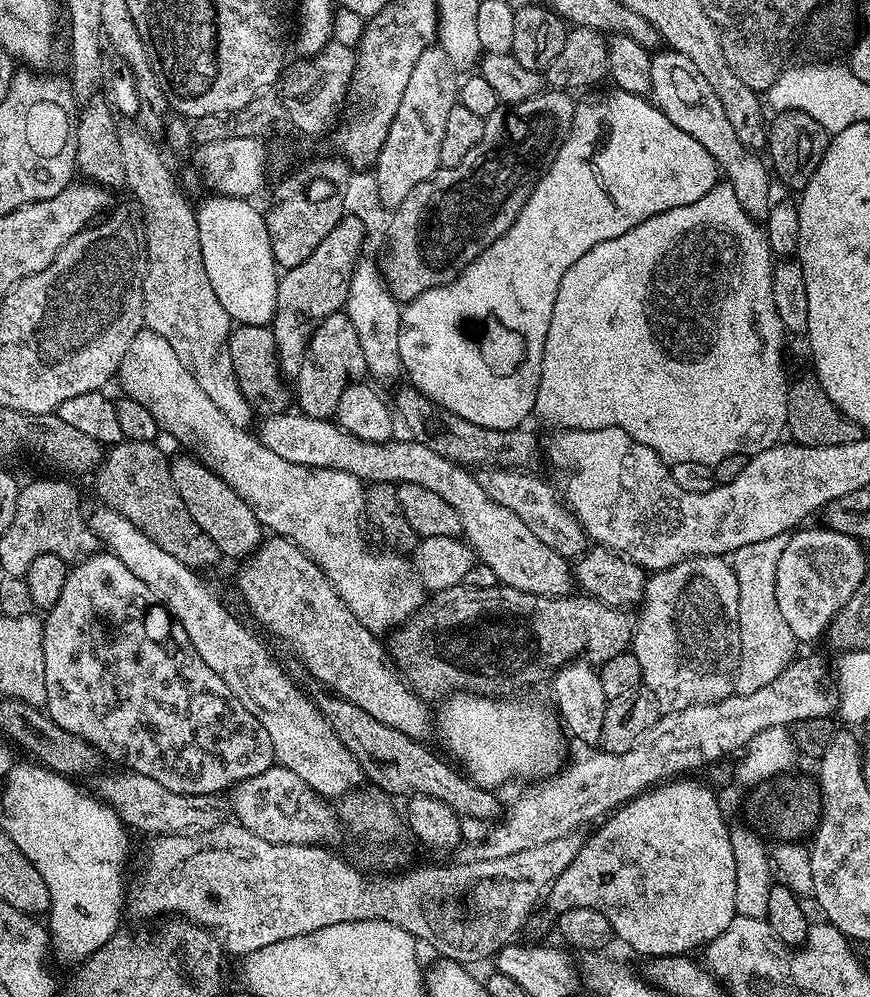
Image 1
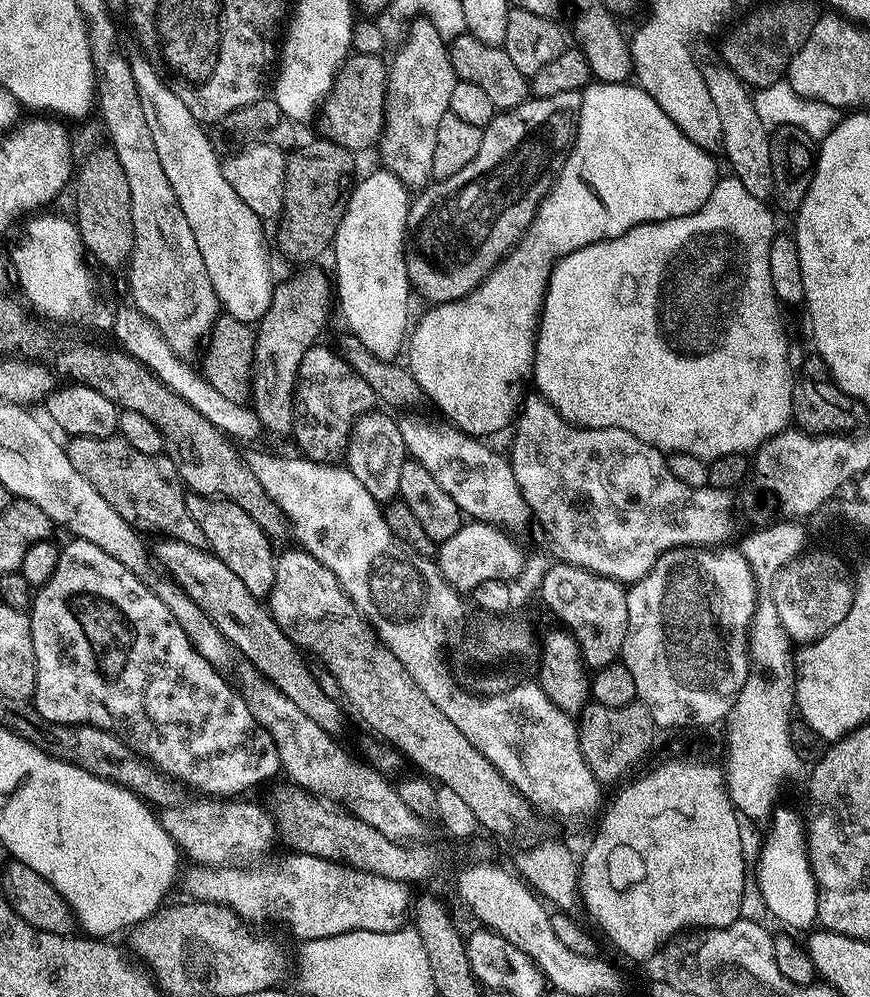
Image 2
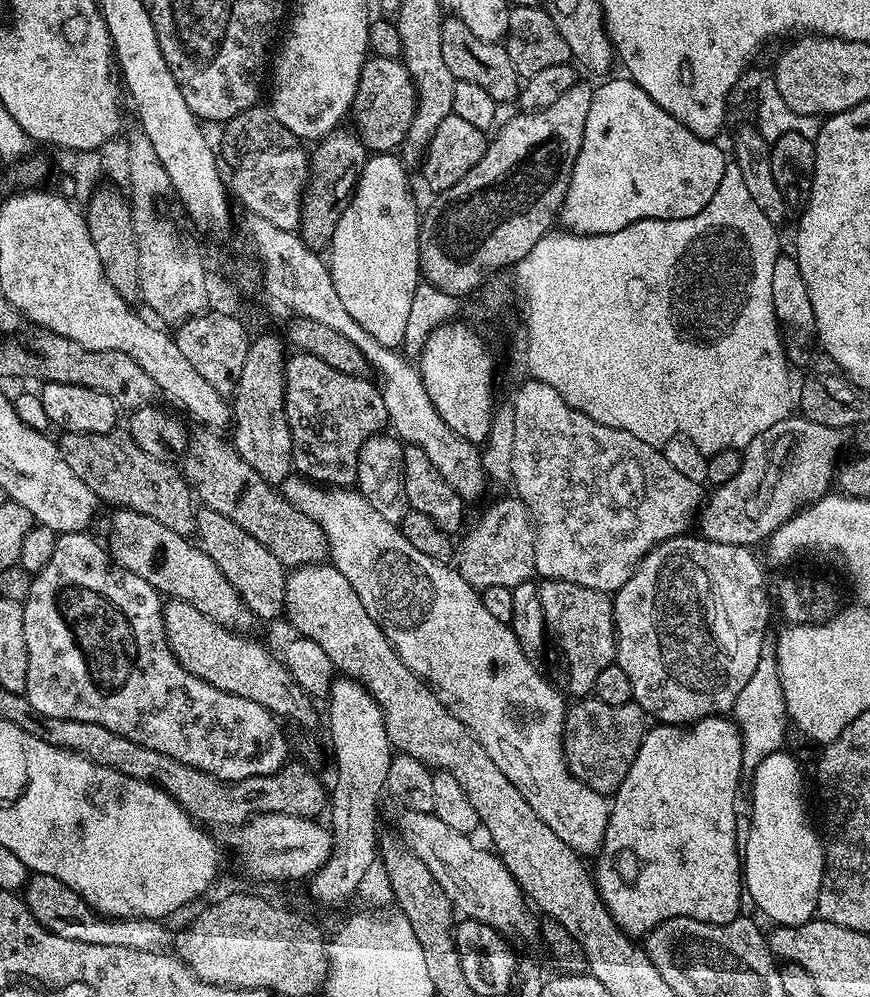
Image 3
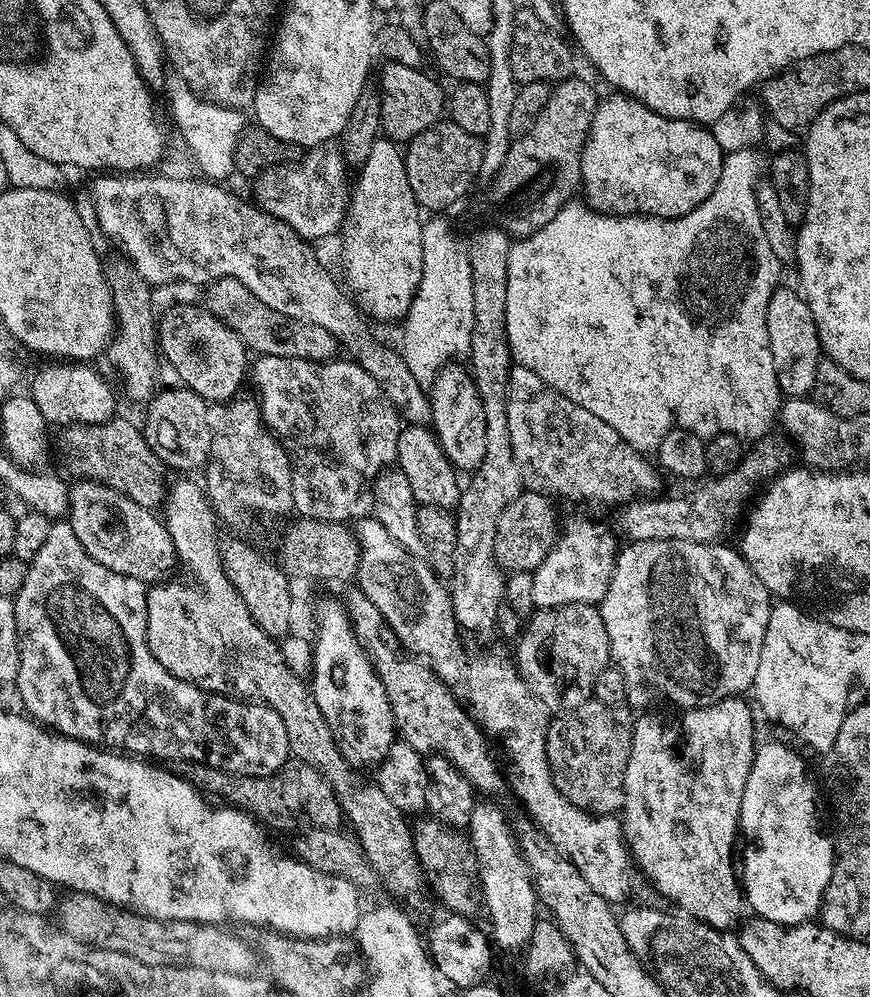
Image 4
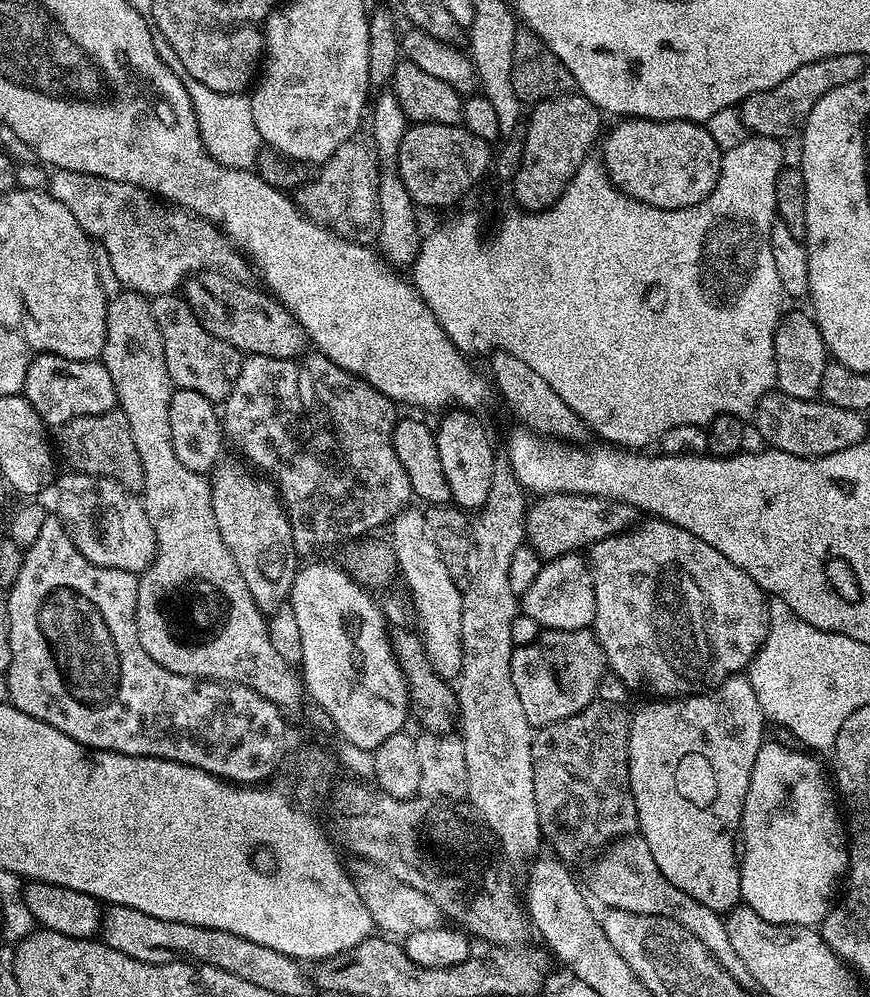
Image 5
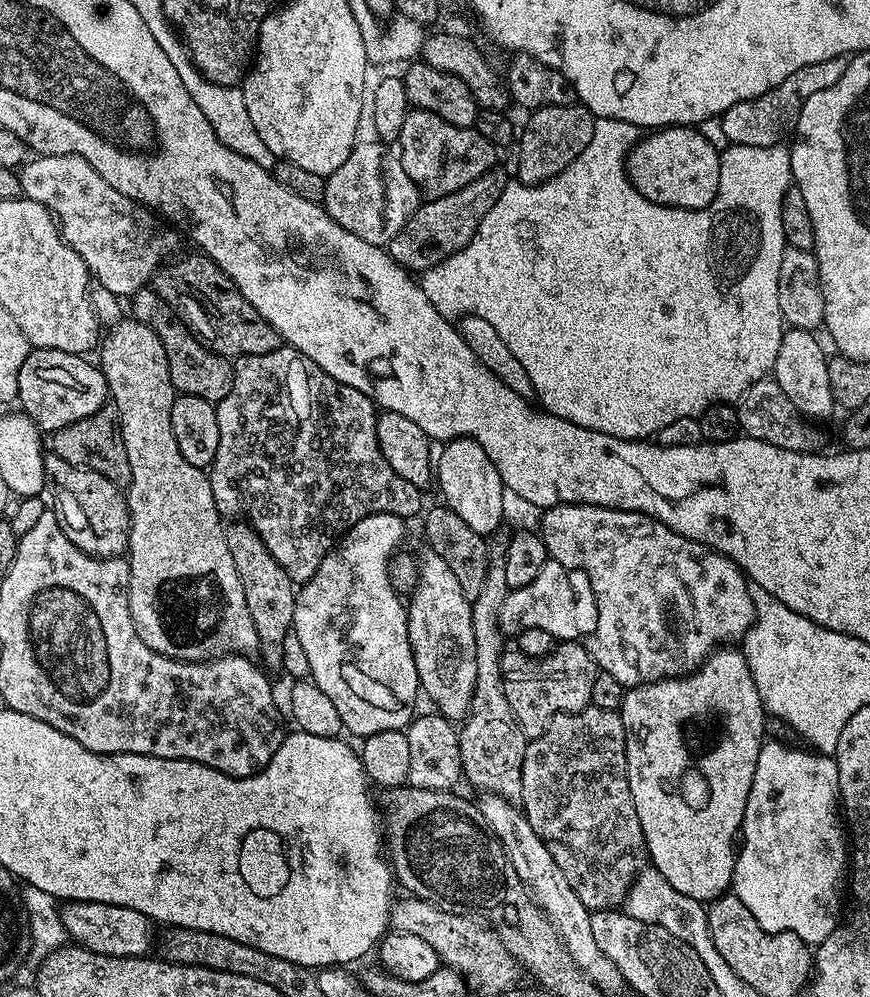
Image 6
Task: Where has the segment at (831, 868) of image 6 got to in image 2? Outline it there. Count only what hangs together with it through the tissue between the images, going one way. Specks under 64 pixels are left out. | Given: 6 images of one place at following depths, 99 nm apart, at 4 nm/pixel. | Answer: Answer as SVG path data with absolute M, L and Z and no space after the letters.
M780 806L773 811L770 822L773 826L762 840L756 883L773 917L776 915L782 923L794 928L811 929L817 923L818 894L816 879L808 861L806 828L802 823L802 816L800 820L798 813Z

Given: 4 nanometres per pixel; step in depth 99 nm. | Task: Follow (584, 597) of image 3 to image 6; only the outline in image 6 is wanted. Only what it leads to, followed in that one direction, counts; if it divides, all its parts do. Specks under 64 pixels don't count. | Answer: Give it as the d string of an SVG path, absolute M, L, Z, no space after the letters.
M560 642L549 656L535 660L515 650L505 651L500 658L504 676L506 702L529 740L538 738L553 716L562 712L581 712L591 705L590 689L598 669L587 647L580 642Z

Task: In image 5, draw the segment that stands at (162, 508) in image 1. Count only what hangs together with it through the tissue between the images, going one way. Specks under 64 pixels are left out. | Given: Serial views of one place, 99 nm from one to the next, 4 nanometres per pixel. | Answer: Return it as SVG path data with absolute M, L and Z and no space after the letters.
M119 407L102 414L70 418L70 422L59 425L57 432L60 433L56 438L54 436L54 444L58 449L59 459L64 459L71 471L111 478L134 493L143 489L142 458L138 458L138 449L130 434L130 422L126 422L126 414L122 414Z

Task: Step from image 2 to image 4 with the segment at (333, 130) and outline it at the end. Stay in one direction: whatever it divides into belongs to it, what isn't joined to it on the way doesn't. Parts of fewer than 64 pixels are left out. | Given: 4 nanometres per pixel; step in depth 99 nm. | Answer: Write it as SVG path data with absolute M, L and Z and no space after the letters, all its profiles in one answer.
M385 63L378 79L378 91L382 102L380 127L389 140L407 142L422 130L441 123L446 112L446 92L436 80L427 76L427 71L401 64Z

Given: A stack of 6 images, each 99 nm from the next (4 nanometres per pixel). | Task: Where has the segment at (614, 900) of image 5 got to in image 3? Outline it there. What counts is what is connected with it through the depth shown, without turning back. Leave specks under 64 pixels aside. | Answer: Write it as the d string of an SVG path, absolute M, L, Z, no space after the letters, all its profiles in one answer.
M292 474L283 481L282 494L302 510L302 514L314 518L314 522L322 526L322 534L326 534L330 549L330 563L346 577L350 586L354 586L354 594L358 594L362 606L366 606L366 614L378 622L402 662L410 666L415 676L422 677L442 706L446 706L450 714L454 714L474 738L478 738L494 766L498 766L498 770L518 786L522 798L530 802L530 810L534 810L534 814L538 814L538 818L542 818L542 822L546 822L566 846L585 858L595 857L604 845L609 797L603 792L590 790L568 769L564 757L566 703L559 690L528 661L525 645L513 634L511 627L498 622L498 618L486 611L480 592L471 588L455 567L434 562L434 558L426 558L426 554L414 550L399 527L386 522L386 518L382 518L382 514L378 514L358 490L321 486L299 474Z

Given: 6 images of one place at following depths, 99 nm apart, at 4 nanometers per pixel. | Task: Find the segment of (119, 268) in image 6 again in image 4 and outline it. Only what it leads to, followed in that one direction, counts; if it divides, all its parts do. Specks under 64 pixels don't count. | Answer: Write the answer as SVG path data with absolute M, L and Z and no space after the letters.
M100 174L90 186L102 230L117 249L120 247L119 255L136 267L147 284L159 286L160 283L180 280L207 286L218 278L234 278L278 314L329 330L337 343L348 350L347 355L360 364L362 370L370 374L370 378L379 382L386 398L390 398L396 411L408 424L431 425L432 401L425 385L419 384L414 374L410 374L399 351L391 352L382 343L372 339L365 324L367 321L355 301L322 266L313 250L315 247L309 241L301 239L292 227L273 218L255 203L248 204L215 181L152 175L156 174Z

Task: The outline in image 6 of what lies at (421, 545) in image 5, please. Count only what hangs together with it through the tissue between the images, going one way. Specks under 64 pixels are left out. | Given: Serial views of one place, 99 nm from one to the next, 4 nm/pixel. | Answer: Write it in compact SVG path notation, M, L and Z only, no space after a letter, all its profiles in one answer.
M428 554L420 564L420 577L412 595L407 597L408 633L410 646L414 650L414 666L418 666L418 678L423 695L432 699L431 707L440 715L453 722L463 721L472 705L474 682L478 674L478 662L474 650L474 618L472 617L472 601L462 594L462 586L458 586L458 578L454 578L454 570L446 566L441 556Z

